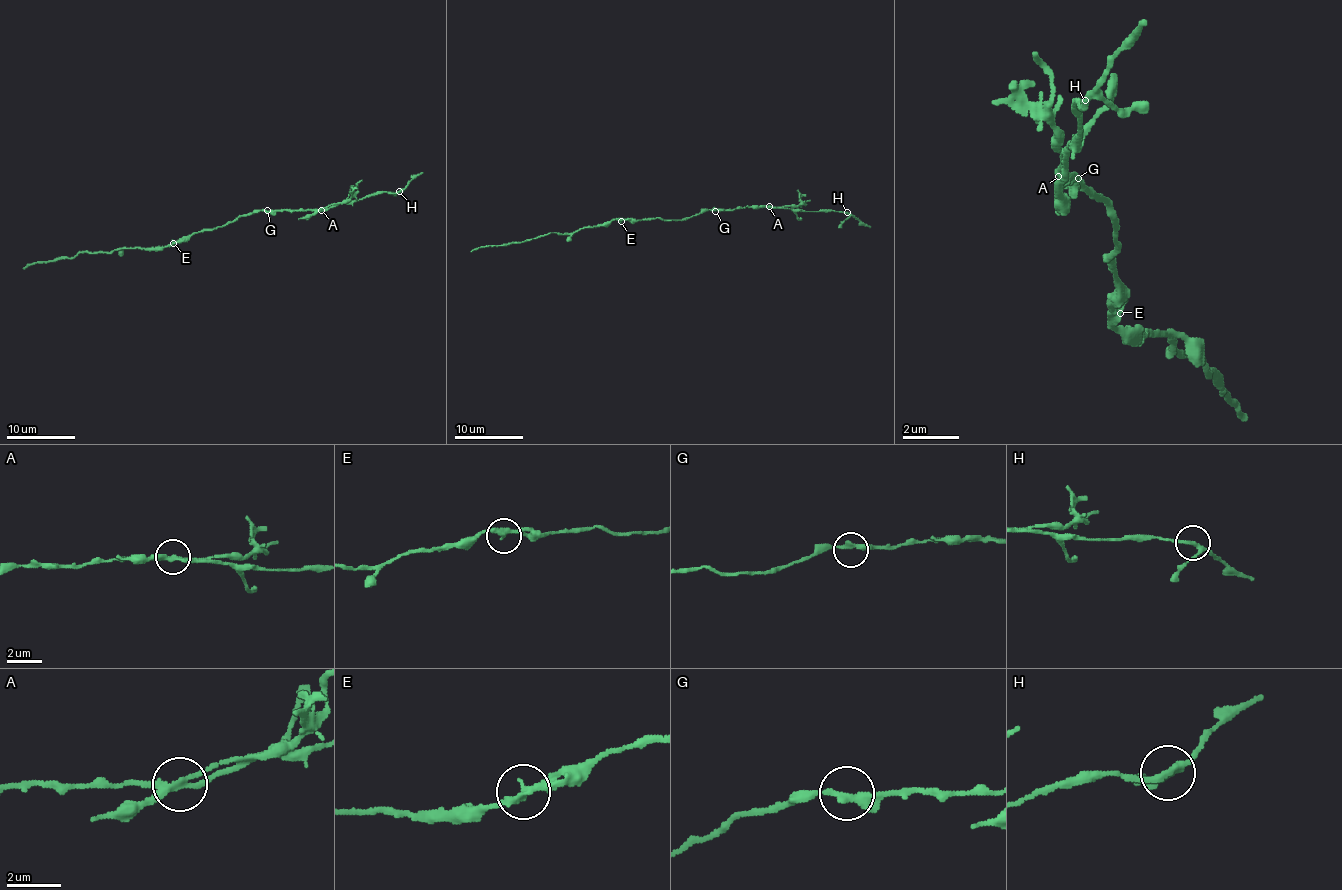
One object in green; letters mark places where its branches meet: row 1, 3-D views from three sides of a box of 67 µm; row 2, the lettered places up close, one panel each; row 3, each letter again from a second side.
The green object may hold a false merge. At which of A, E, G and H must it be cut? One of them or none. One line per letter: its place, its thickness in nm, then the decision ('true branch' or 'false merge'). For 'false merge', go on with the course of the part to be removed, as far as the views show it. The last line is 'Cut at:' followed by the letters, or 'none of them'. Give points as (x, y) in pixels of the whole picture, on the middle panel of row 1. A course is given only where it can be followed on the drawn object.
A: (769, 206) | 240 nm | false merge | (768, 206), (806, 204), (809, 200)
E: (621, 221) | 240 nm | true branch
G: (715, 211) | 220 nm | true branch
H: (847, 212) | 200 nm | true branch
Cut at: A

